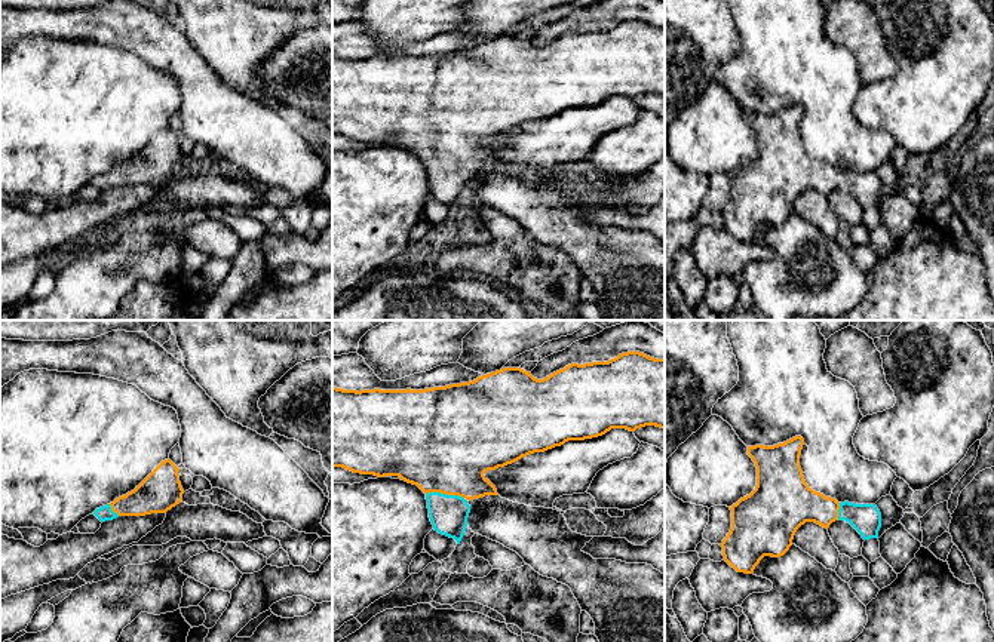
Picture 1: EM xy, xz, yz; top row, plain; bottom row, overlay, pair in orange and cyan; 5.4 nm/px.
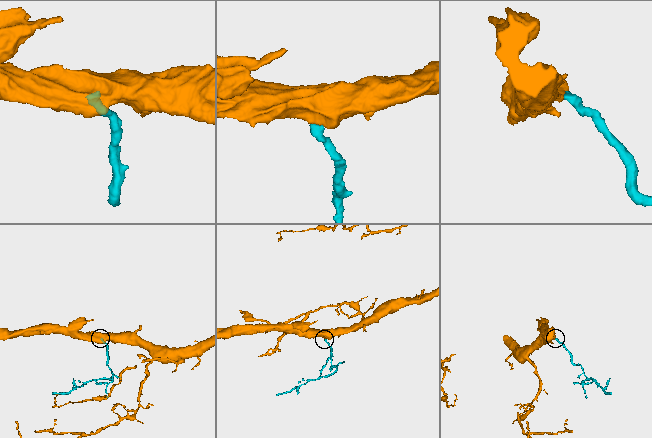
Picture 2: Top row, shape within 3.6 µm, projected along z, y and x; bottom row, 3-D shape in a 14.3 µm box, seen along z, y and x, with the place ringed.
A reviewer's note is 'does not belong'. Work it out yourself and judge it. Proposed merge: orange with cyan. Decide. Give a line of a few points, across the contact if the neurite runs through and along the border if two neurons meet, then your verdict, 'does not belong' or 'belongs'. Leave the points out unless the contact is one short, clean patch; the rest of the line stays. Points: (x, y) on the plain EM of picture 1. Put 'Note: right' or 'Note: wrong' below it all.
xz (445, 114), (445, 160), (448, 181) | belongs
Note: wrong

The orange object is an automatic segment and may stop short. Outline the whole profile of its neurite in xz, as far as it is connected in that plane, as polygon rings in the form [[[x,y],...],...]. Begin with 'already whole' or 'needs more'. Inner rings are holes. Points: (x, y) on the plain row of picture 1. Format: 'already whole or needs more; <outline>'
needs more; [[[639,19],[622,21],[608,30],[571,31],[543,47],[521,36],[503,36],[469,50],[424,58],[356,59],[332,55],[332,135],[378,145],[399,144],[417,153],[426,162],[433,197],[460,212],[470,181],[467,169],[498,163],[485,139],[568,108],[598,105],[611,96],[635,99],[645,93],[665,96],[665,27]]]

